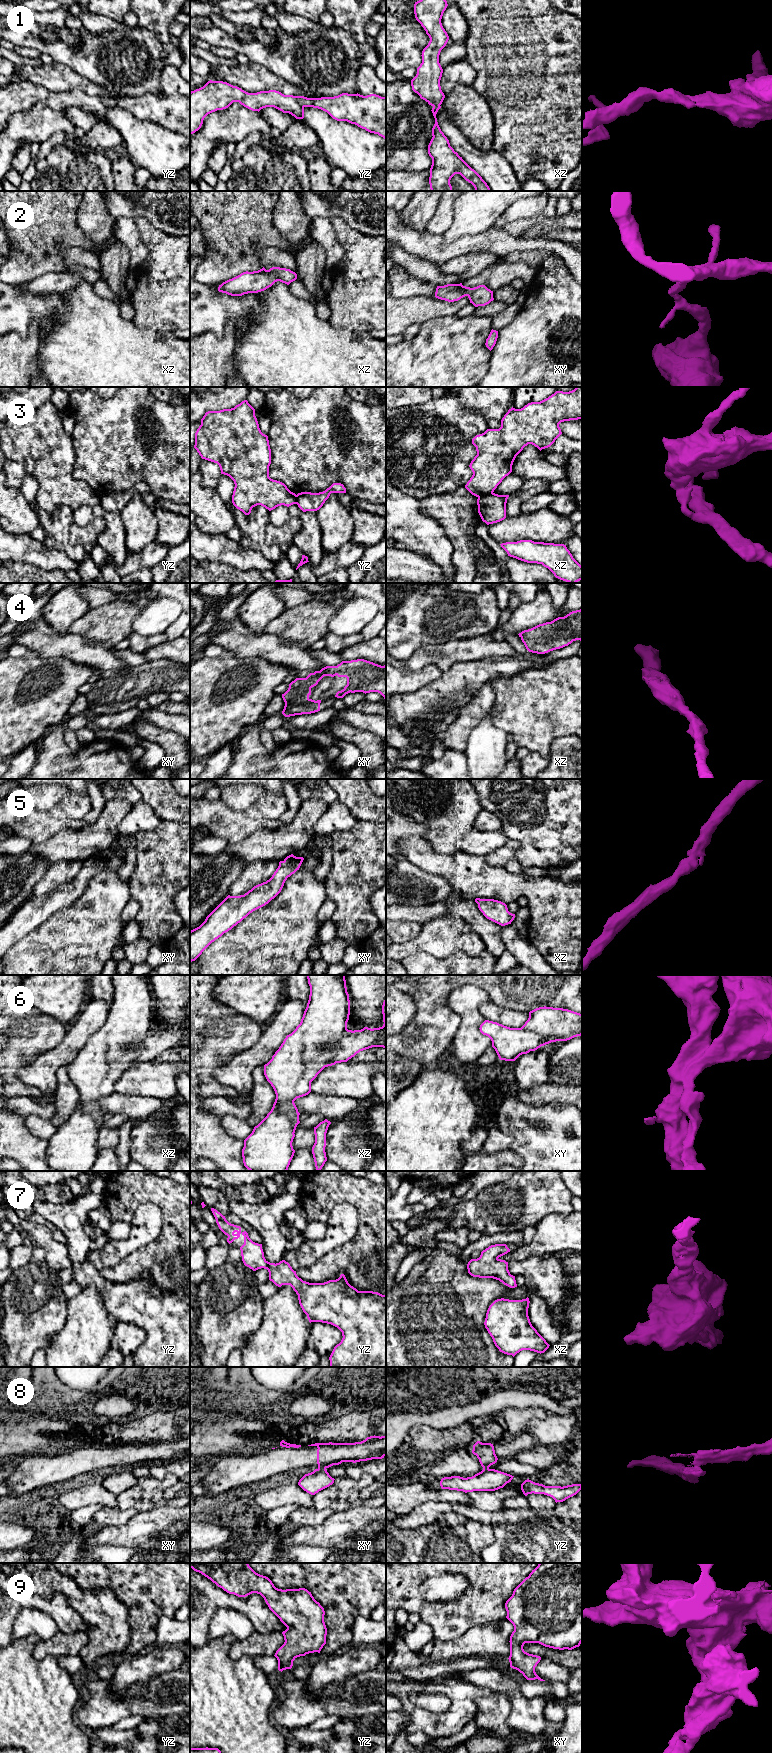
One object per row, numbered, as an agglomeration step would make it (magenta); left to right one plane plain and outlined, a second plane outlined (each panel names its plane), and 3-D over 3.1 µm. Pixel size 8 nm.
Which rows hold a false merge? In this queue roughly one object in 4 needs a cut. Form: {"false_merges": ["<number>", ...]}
{"false_merges": ["3", "6", "8"]}

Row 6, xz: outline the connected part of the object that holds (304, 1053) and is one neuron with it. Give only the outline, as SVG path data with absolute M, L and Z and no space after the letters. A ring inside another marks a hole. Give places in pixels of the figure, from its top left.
M306 975L310 986L310 995L307 1007L300 1024L286 1036L272 1059L264 1065L264 1075L273 1087L276 1099L271 1111L254 1127L252 1133L244 1140L242 1157L244 1166L249 1171L287 1171L294 1156L292 1142L295 1130L300 1123L298 1109L294 1103L297 1098L311 1092L311 1082L326 1067L332 1058L330 1045L341 1038L347 1030L350 1015L350 1000L347 992L345 975Z

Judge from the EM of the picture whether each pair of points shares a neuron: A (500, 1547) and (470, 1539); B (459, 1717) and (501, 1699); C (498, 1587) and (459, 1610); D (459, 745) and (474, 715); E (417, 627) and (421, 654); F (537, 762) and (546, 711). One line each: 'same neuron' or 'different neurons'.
A: different neurons
B: different neurons
C: same neuron
D: same neuron
E: different neurons
F: different neurons

